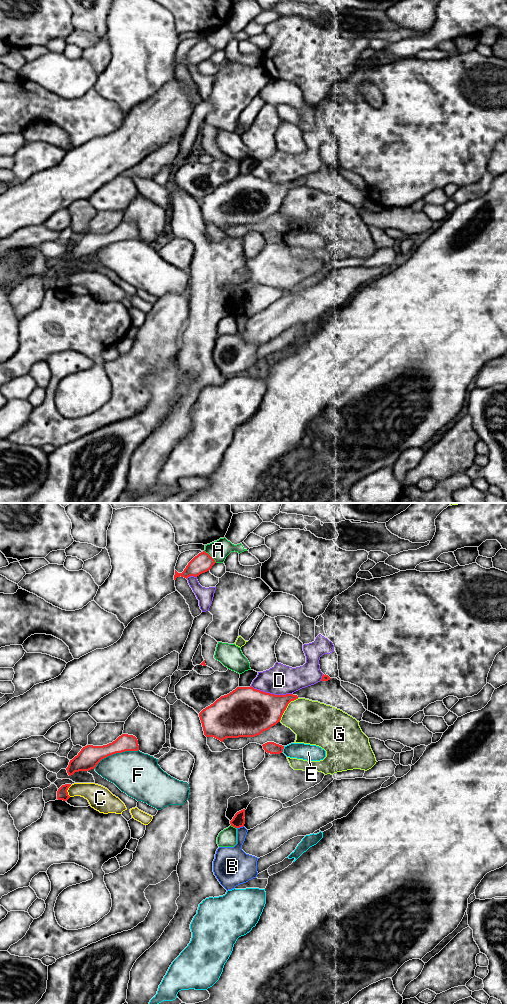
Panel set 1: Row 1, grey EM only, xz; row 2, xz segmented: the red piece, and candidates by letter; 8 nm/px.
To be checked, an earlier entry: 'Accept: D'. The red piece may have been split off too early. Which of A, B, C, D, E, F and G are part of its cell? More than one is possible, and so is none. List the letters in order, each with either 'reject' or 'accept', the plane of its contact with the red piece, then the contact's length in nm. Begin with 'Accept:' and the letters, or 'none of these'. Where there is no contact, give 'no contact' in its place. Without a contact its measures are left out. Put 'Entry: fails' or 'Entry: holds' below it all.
Accept: none of these
A: reject; contact in xz; length 140 nm
B: reject; contact in xz; length 60 nm
C: reject; contact in xz; length 100 nm
D: reject; contact in xz; length 340 nm
E: reject; contact in xz; length 50 nm
F: reject; contact in xz; length 400 nm
G: reject; contact in xz; length 240 nm
Entry: fails

